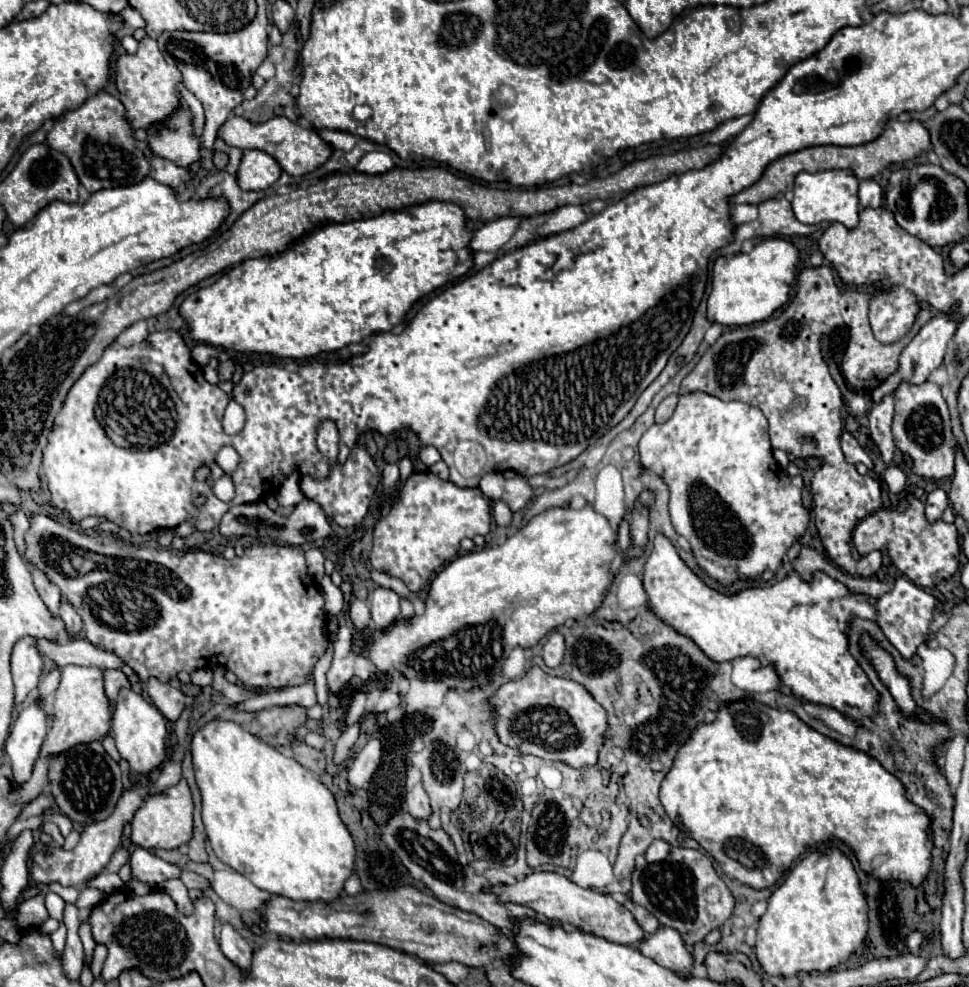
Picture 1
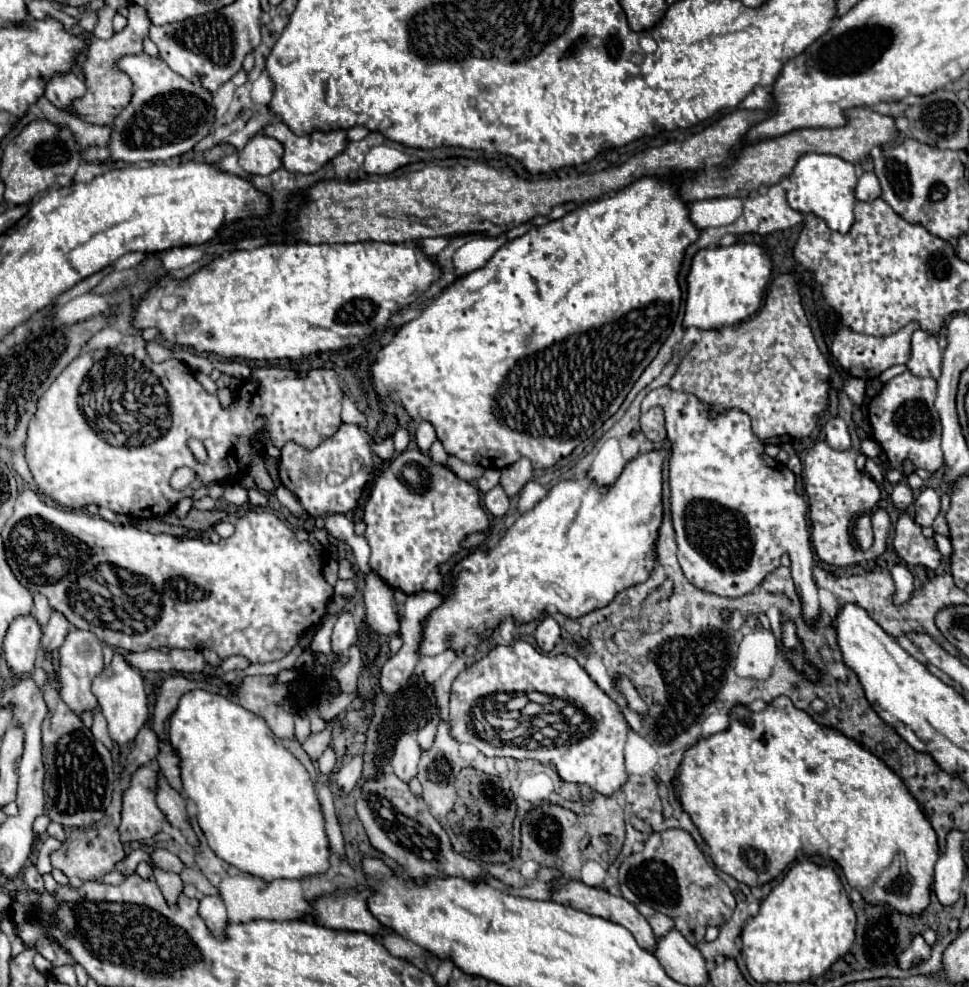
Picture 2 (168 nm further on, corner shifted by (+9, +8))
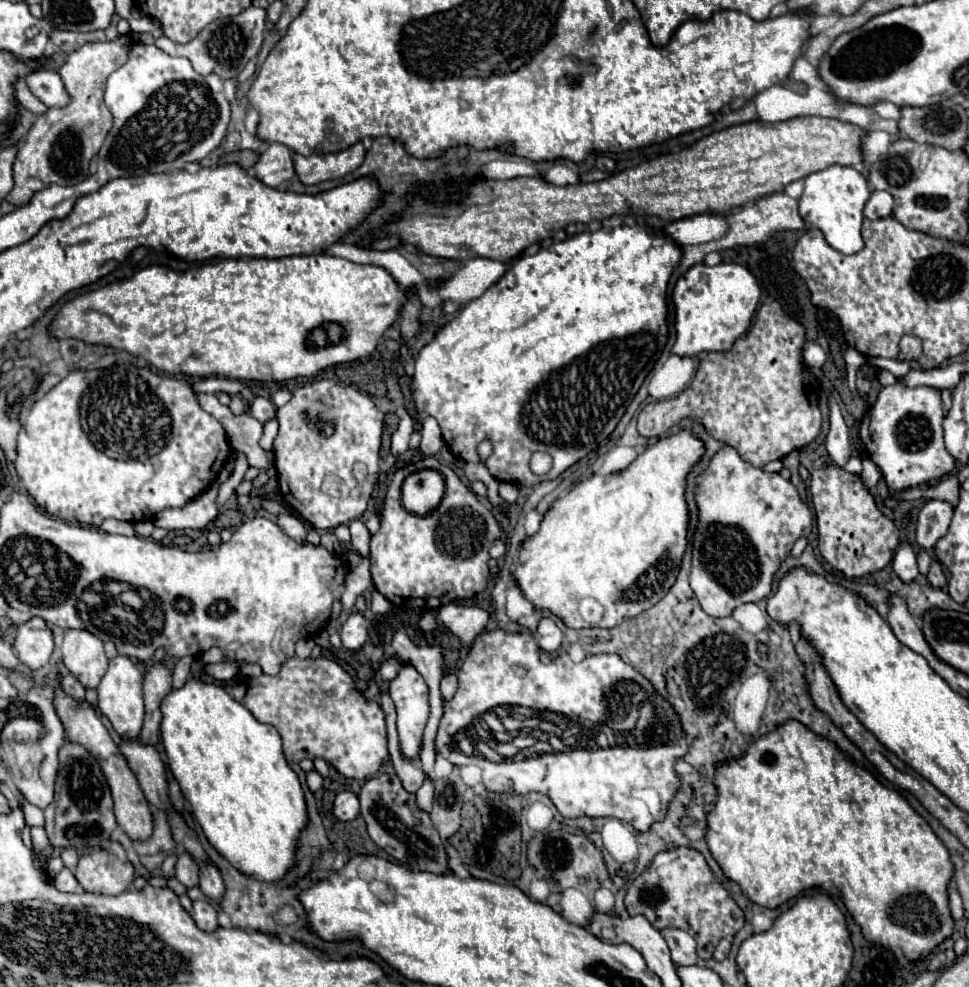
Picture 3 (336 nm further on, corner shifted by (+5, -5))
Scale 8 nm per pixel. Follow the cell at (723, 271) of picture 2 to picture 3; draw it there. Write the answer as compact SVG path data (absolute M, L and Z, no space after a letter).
M717 264L717 266L691 266L673 288L675 306L675 330L677 340L673 344L673 354L677 356L697 356L701 352L731 350L733 342L745 334L755 314L761 290L755 276L739 264Z

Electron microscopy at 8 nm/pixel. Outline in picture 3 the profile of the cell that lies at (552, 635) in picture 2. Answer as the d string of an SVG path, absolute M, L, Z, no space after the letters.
M541 618L533 636L545 652L557 652L563 642L563 632L557 628L557 624L551 618Z

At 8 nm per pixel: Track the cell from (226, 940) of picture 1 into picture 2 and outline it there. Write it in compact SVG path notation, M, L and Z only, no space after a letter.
M203 897L201 905L199 905L199 915L203 915L203 921L207 923L213 937L217 937L217 939L225 937L225 929L229 923L227 923L225 905L219 897Z

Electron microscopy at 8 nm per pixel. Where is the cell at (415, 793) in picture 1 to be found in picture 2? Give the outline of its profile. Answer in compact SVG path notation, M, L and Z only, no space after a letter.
M403 733L403 735L397 739L395 755L393 755L393 759L391 759L393 773L395 773L403 783L409 783L409 781L417 775L419 755L421 755L419 743L417 743L409 733Z

